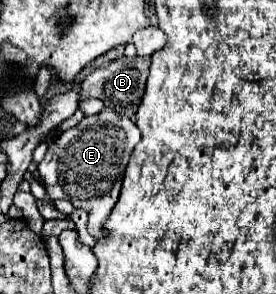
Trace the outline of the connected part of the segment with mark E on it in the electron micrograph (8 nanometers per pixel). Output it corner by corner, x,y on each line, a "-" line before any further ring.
103,109
93,117
83,117
79,125
63,131
59,139
49,147
43,161
37,165
49,197
53,201
67,199
75,209
87,211
87,229
97,239
103,237
103,225
119,199
123,173
139,139
141,133
129,117
111,109

